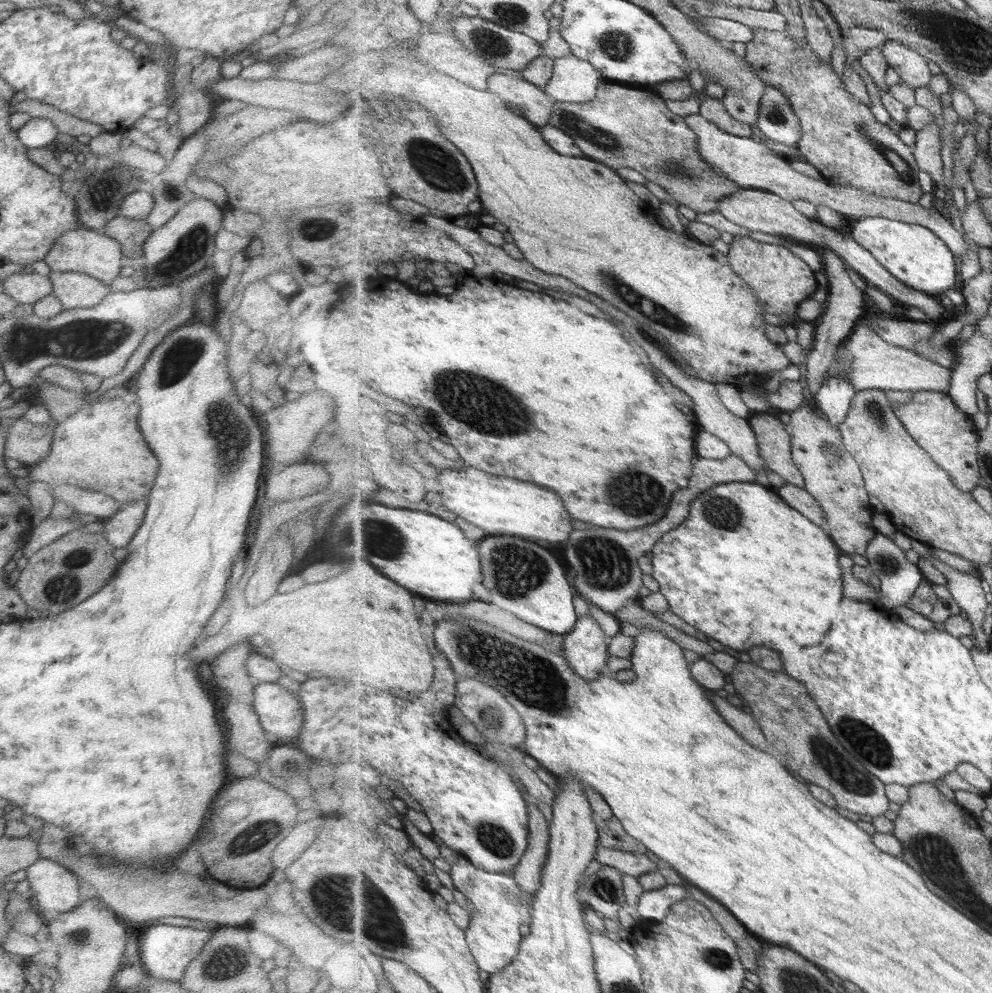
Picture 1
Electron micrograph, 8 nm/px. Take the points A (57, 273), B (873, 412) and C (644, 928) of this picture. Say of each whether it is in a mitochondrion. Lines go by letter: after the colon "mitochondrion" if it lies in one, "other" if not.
A: other
B: mitochondrion
C: other

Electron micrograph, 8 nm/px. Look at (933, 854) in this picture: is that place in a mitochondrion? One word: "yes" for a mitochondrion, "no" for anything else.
yes

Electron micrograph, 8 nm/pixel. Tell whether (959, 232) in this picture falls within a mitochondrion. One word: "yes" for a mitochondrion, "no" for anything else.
no

